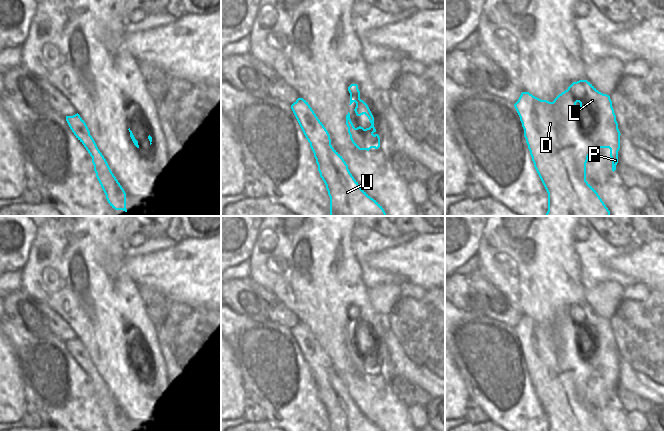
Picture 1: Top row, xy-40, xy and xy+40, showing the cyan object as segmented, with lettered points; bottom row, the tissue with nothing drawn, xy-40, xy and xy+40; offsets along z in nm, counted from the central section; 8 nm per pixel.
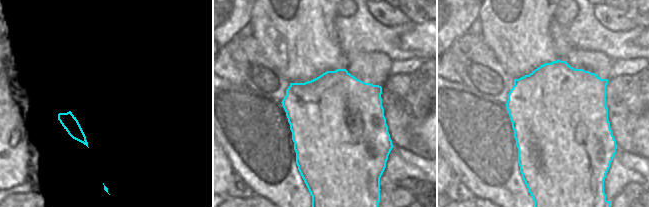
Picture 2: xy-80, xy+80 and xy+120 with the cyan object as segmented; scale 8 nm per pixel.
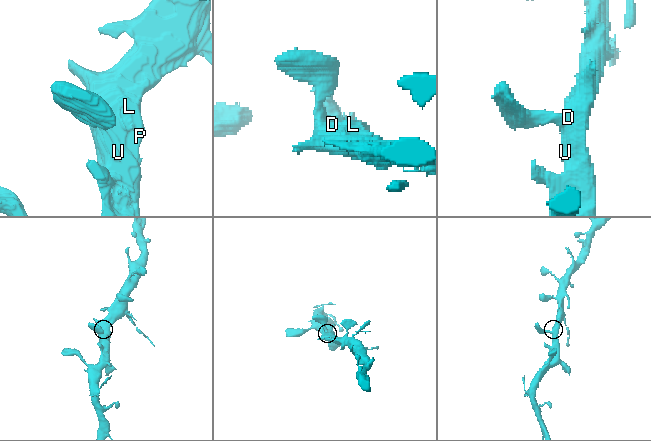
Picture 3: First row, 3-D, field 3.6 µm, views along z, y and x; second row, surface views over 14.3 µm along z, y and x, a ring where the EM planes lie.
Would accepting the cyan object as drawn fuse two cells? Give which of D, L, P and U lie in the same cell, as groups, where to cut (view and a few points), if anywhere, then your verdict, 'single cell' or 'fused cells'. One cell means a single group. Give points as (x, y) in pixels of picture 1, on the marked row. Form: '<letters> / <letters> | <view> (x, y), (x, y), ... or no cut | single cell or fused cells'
D L P U | no cut | single cell

